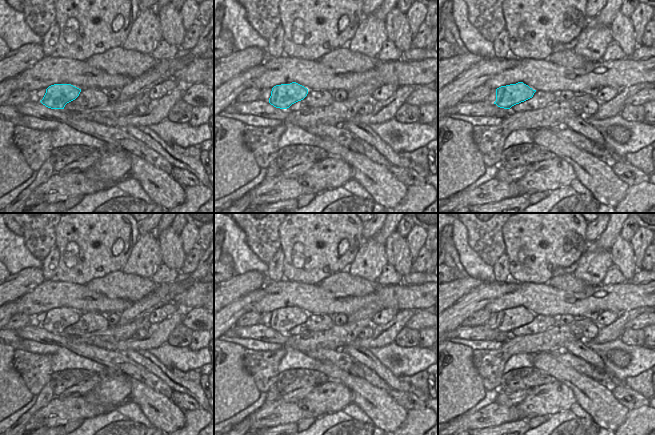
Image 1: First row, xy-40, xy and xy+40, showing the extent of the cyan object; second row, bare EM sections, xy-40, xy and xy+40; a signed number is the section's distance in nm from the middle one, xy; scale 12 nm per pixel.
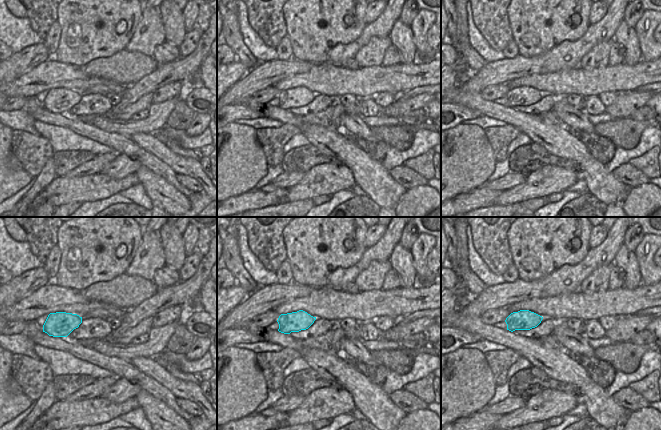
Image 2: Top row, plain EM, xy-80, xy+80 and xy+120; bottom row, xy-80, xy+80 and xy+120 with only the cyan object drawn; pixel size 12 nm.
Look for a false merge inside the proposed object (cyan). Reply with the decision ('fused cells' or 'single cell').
fused cells

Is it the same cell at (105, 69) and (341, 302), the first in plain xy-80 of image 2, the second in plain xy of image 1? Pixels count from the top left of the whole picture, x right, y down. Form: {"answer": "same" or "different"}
{"answer": "different"}

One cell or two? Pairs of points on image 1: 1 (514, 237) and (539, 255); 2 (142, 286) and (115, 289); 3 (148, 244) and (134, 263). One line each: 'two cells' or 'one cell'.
1: one cell
2: one cell
3: one cell

